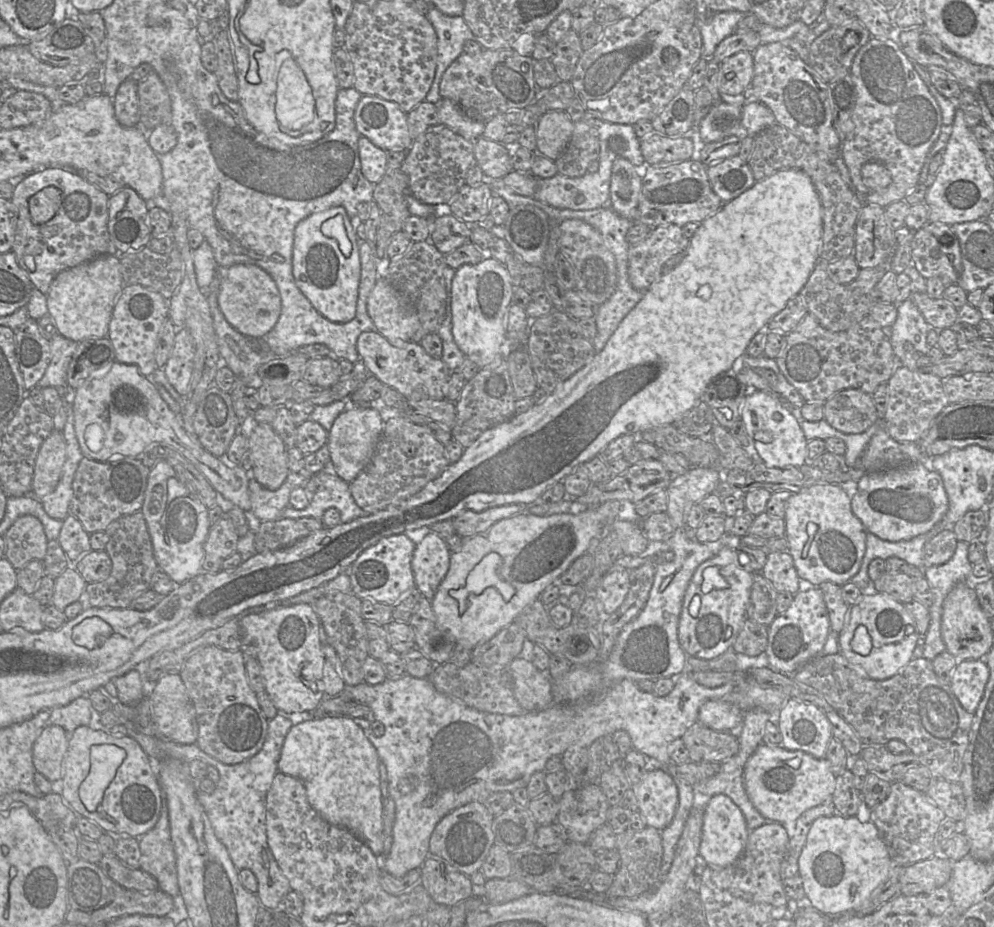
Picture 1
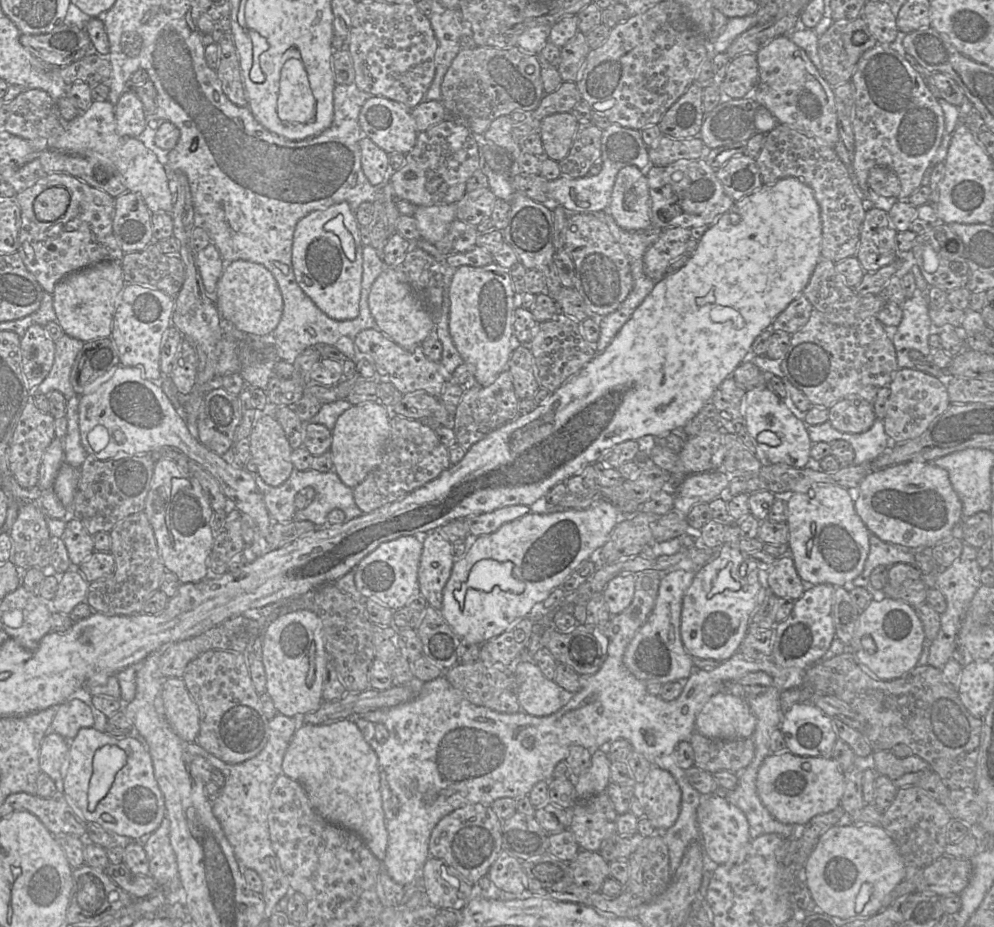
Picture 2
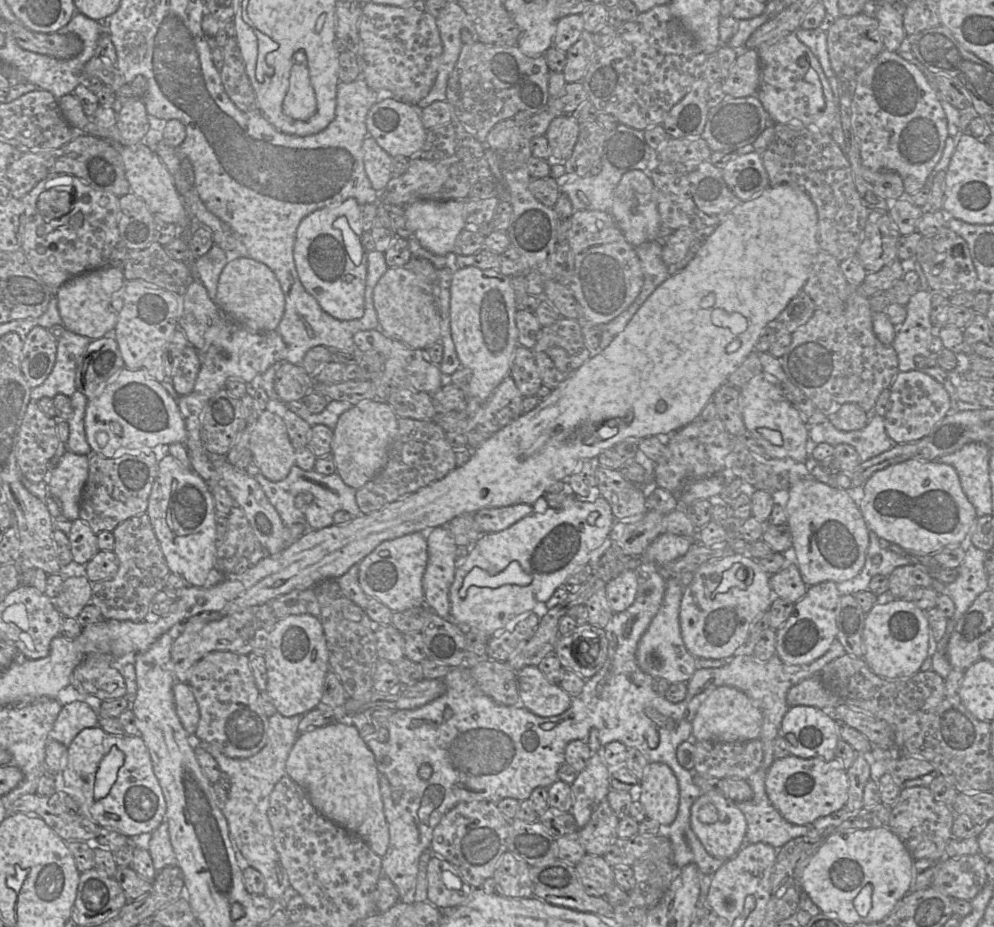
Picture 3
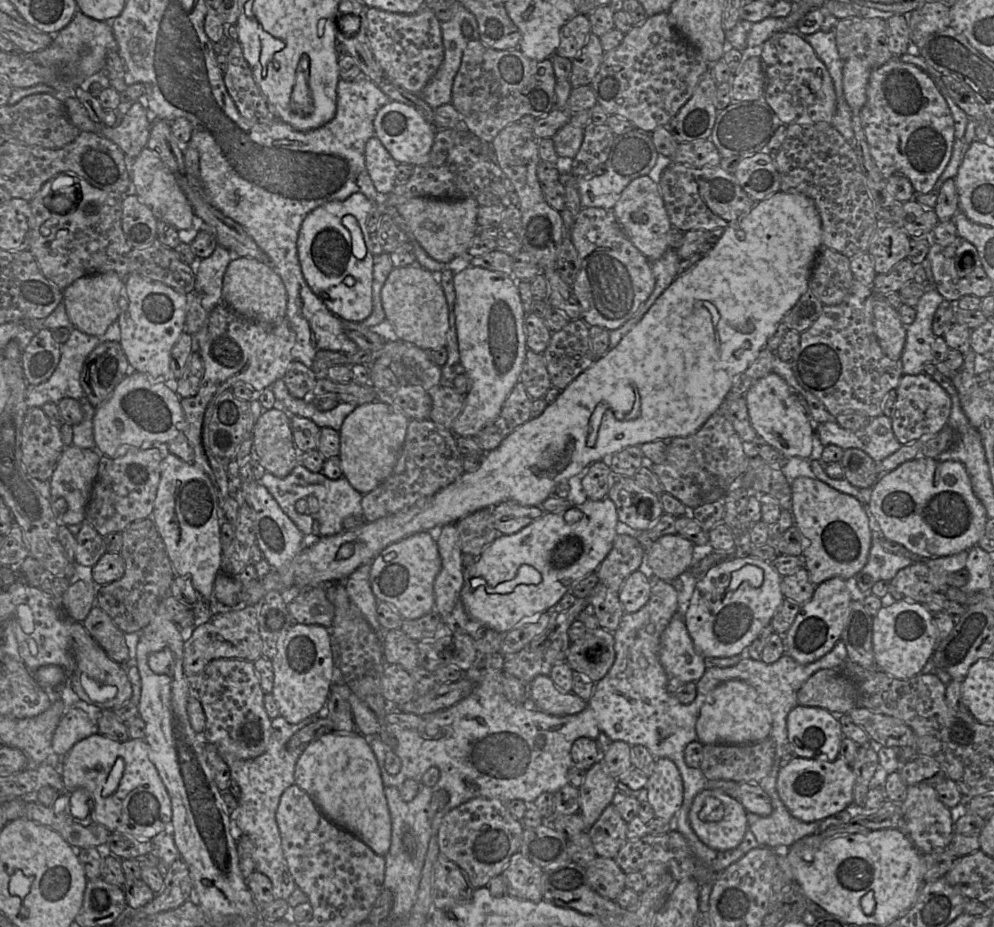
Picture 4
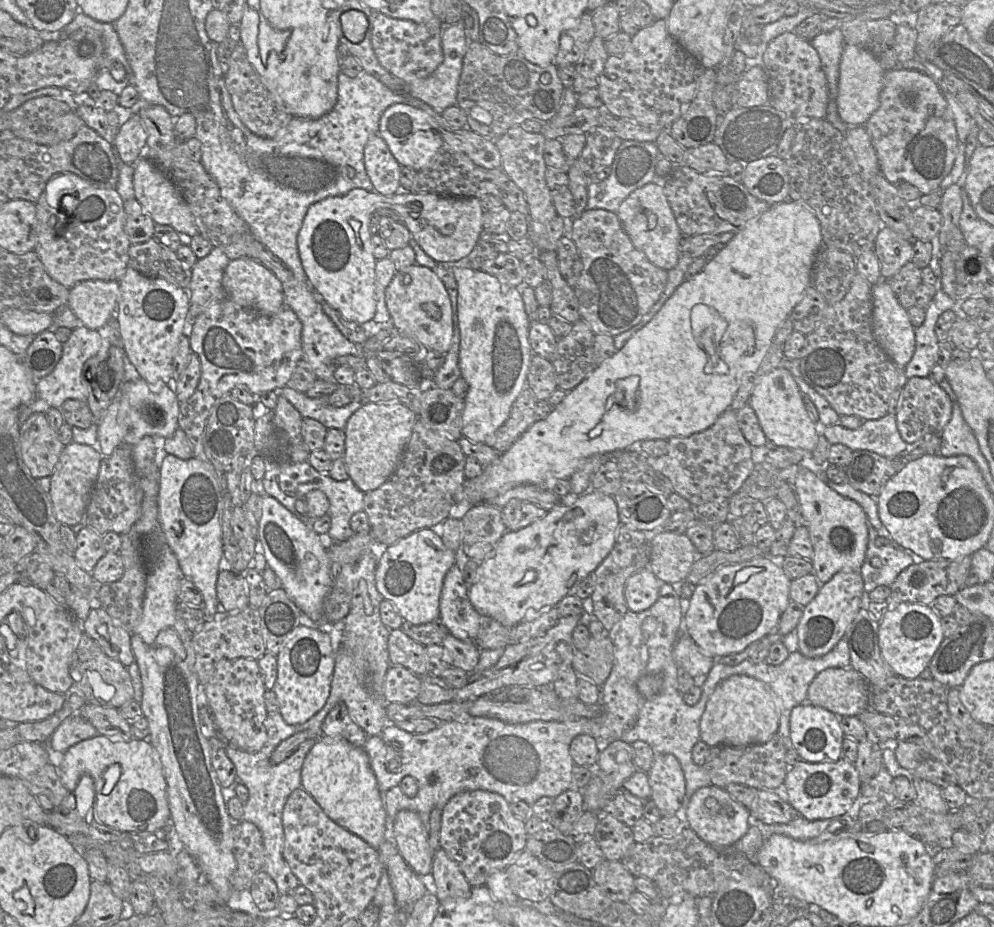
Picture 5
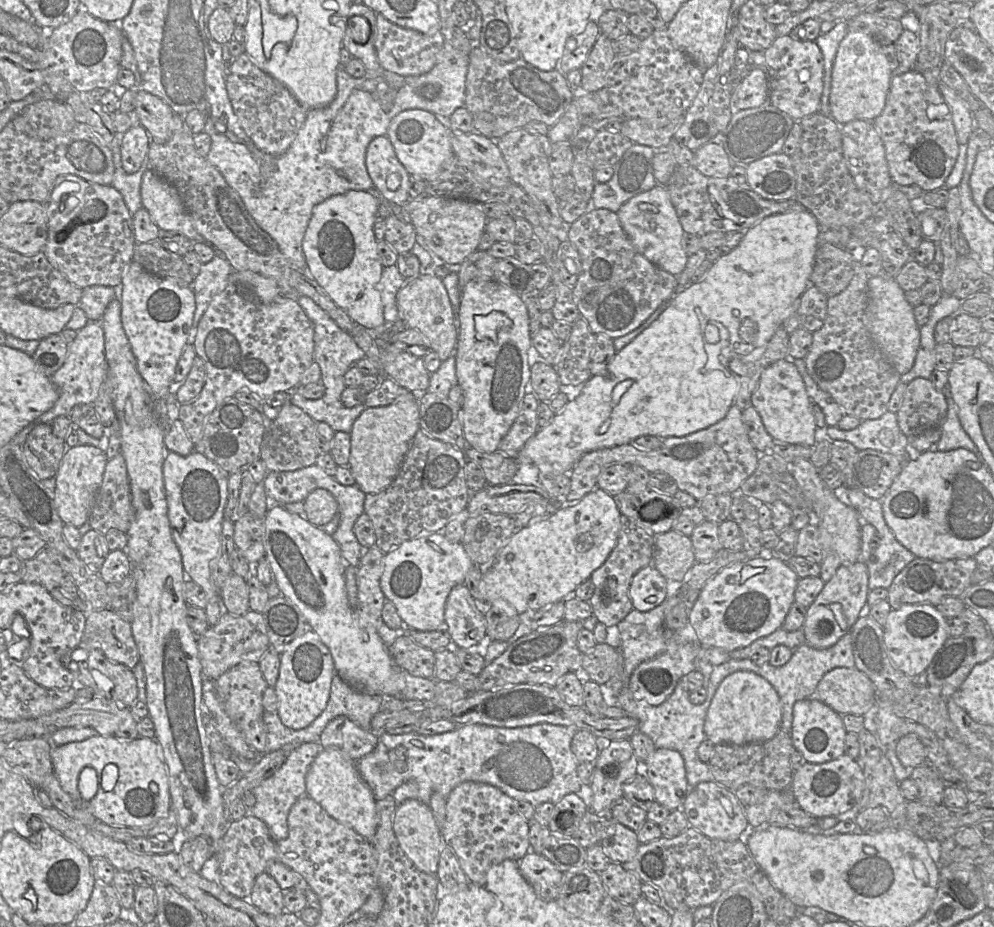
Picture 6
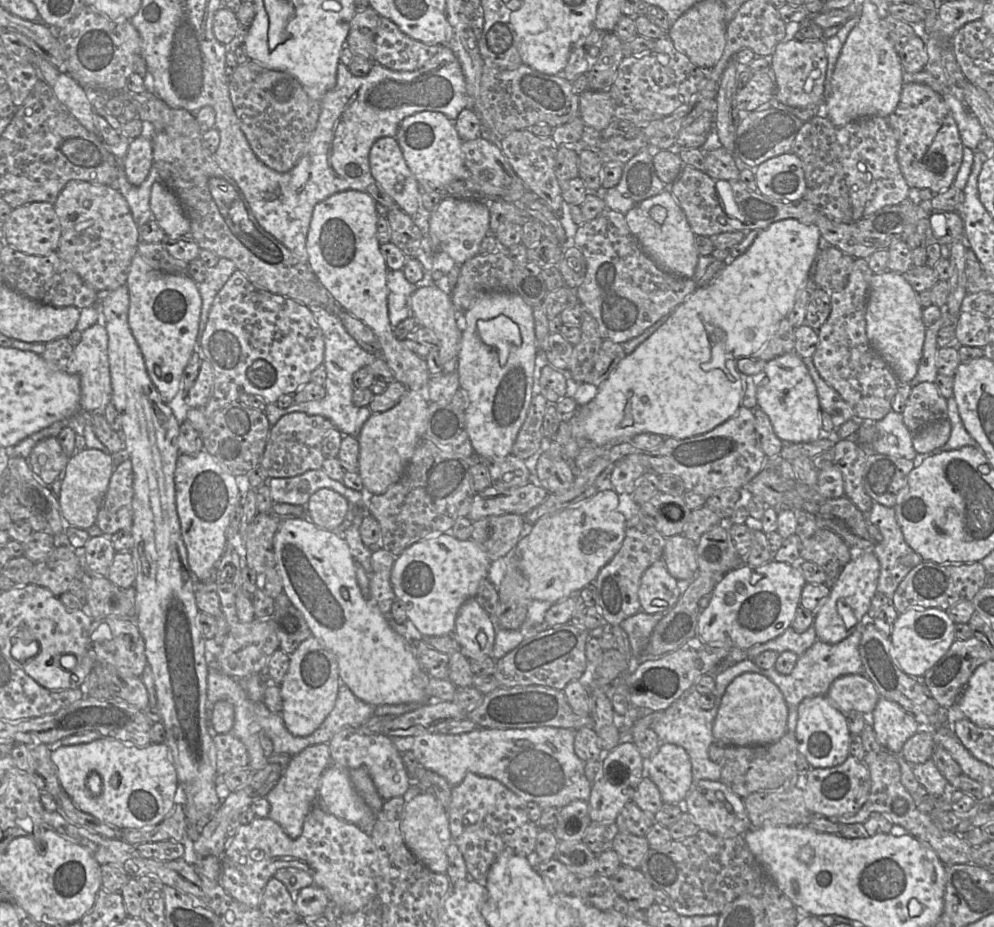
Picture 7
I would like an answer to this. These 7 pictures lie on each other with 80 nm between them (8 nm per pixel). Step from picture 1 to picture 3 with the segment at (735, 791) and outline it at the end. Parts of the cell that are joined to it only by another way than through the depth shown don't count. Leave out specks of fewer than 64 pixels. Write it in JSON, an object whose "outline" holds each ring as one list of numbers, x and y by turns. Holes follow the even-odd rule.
{"outline":[[764,768,746,780,753,791,752,799,736,803,747,820,748,843,763,842,776,850,792,839,806,835,811,826,795,825,787,821,770,802,765,787,767,771]]}

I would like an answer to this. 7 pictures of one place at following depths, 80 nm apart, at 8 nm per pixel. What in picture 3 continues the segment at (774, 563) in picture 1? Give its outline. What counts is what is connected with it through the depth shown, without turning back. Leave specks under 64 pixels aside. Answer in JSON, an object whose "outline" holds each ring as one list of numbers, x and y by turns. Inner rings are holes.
{"outline":[[789,560,780,571,770,575,770,586,775,597,785,598,794,603,799,601,809,588,794,560]]}

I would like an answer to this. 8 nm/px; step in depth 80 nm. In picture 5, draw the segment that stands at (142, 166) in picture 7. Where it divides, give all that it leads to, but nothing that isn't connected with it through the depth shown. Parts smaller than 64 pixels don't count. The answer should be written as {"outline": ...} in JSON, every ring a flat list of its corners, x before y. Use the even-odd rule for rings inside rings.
{"outline":[[132,114,118,129,114,148,122,161,135,164,140,157,146,156,147,133,139,114]]}

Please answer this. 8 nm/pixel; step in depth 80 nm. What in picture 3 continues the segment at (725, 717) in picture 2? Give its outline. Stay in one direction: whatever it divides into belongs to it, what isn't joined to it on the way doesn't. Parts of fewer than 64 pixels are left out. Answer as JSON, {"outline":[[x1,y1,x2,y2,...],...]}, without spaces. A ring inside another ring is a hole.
{"outline":[[722,686,712,691,699,707,692,722,692,740,745,742,759,739,762,725,761,710,744,692]]}

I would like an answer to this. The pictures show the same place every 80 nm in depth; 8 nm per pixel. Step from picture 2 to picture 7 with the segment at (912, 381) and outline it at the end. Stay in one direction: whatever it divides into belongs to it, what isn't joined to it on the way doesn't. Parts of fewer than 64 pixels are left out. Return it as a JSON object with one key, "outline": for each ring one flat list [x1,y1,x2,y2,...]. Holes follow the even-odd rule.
{"outline":[[930,382,912,388,902,412,903,422,913,435,934,422,947,419,947,414,947,399]]}

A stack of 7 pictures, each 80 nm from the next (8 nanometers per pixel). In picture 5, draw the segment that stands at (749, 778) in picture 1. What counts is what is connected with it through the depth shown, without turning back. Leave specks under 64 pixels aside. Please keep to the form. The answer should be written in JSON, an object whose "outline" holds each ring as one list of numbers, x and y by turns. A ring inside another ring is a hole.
{"outline":[[844,758,837,761,807,763,801,761,789,768,783,787,788,793,788,803,807,820,834,819,846,814,860,794,860,778,855,765]]}

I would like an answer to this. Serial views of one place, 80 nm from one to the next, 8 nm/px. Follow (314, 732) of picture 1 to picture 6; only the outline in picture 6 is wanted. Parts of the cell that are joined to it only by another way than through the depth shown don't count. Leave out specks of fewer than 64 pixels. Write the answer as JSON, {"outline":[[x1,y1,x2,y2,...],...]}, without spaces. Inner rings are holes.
{"outline":[[323,749,310,765,305,779,306,795,318,803,326,813,339,823,351,828,371,843,377,830,377,809,373,793,361,778,355,761,344,757,338,750]]}

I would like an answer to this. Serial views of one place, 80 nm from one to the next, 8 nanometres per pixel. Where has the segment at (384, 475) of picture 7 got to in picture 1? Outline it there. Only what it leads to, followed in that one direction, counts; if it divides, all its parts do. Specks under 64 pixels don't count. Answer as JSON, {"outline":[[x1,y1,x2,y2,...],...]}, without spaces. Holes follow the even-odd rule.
{"outline":[[353,406,335,419,328,432,327,445,333,472,342,480,351,483,372,458,381,437,384,421,380,412,370,406]]}

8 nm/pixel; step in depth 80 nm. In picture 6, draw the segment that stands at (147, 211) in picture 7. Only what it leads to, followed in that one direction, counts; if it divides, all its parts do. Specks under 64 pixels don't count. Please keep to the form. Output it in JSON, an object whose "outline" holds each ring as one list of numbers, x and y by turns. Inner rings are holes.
{"outline":[[116,132,115,138,111,143,111,151,115,167,114,178,111,185,122,195,129,212,133,215,143,207,140,194,141,180,144,172,150,169,150,167,146,160,137,172,132,174,125,172,122,166,120,152,122,138,123,134]]}

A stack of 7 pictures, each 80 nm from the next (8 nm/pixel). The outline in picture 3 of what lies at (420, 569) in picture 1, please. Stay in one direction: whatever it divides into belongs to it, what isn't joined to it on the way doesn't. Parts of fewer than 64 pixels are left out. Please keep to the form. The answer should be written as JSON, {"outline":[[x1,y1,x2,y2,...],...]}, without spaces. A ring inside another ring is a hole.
{"outline":[[446,526,434,528,426,540,428,560,422,578,425,604,441,618,451,619,449,590,456,570,457,545]]}

